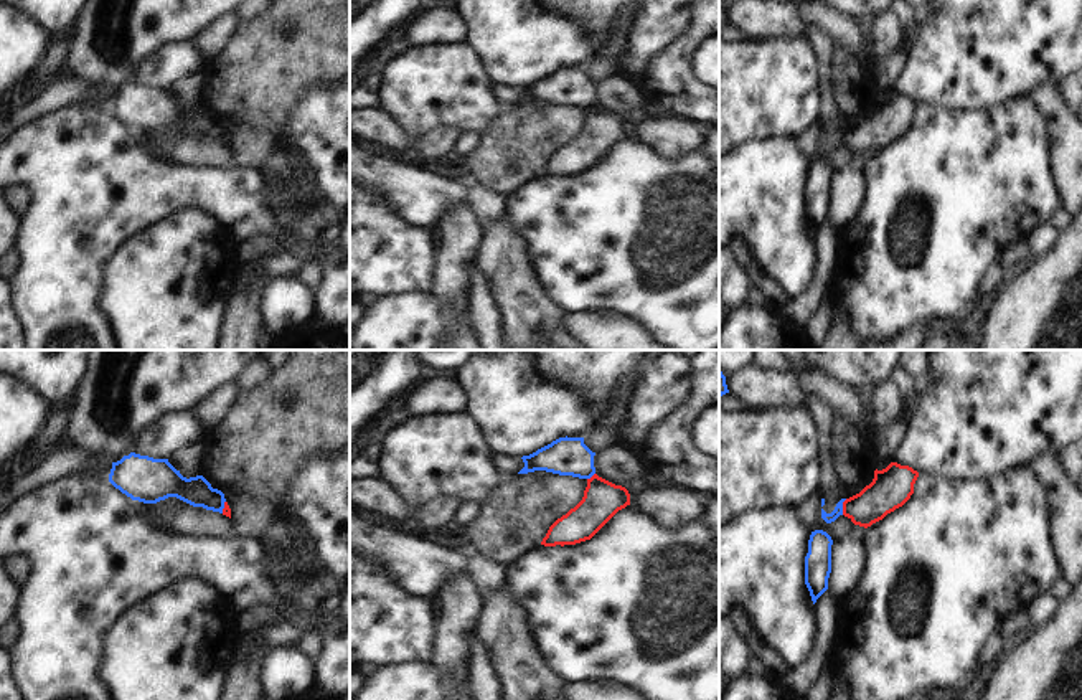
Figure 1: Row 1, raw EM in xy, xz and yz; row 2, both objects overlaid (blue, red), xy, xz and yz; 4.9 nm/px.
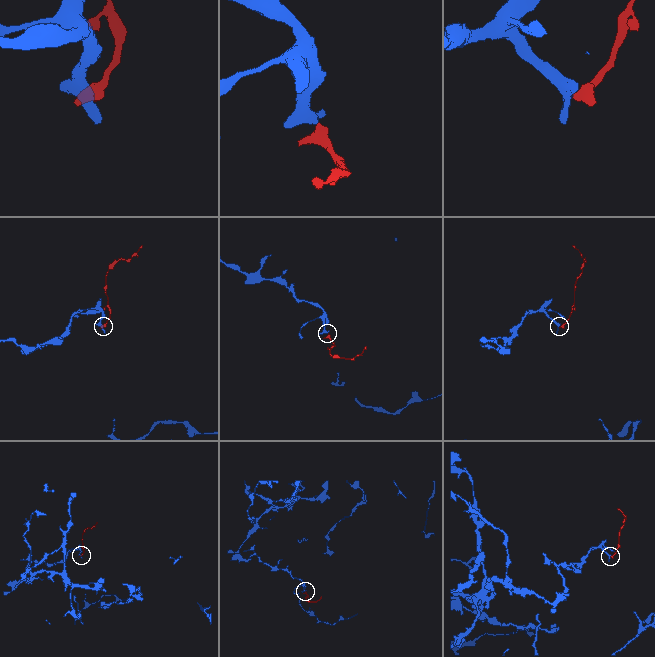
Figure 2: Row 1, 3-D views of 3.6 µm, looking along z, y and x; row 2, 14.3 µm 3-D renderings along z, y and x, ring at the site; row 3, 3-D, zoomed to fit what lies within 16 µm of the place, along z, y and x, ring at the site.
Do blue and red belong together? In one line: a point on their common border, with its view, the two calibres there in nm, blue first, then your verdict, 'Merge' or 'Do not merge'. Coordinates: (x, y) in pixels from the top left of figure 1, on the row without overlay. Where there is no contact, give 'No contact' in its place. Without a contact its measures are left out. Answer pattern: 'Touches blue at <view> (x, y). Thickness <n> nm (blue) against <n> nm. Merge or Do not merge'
Touches blue at yz (842, 137). Thickness 50 nm (blue) against 190 nm. Do not merge.

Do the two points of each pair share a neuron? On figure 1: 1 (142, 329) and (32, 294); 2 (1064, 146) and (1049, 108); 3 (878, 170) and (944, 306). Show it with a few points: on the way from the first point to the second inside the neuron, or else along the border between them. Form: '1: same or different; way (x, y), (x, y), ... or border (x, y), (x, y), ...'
1: different; border (103, 276), (98, 307), (111, 332)
2: same; way (1064, 136), (1064, 122), (1059, 118)
3: same; way (909, 203), (921, 218), (924, 258), (936, 273)

